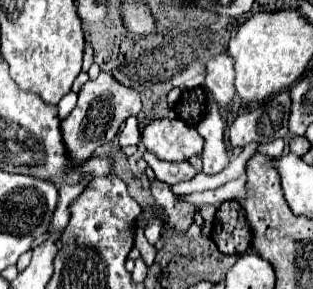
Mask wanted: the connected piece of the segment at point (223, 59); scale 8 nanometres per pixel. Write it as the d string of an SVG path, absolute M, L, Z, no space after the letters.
M228 53L214 55L206 63L206 87L214 99L226 107L236 95L234 89L234 59Z

